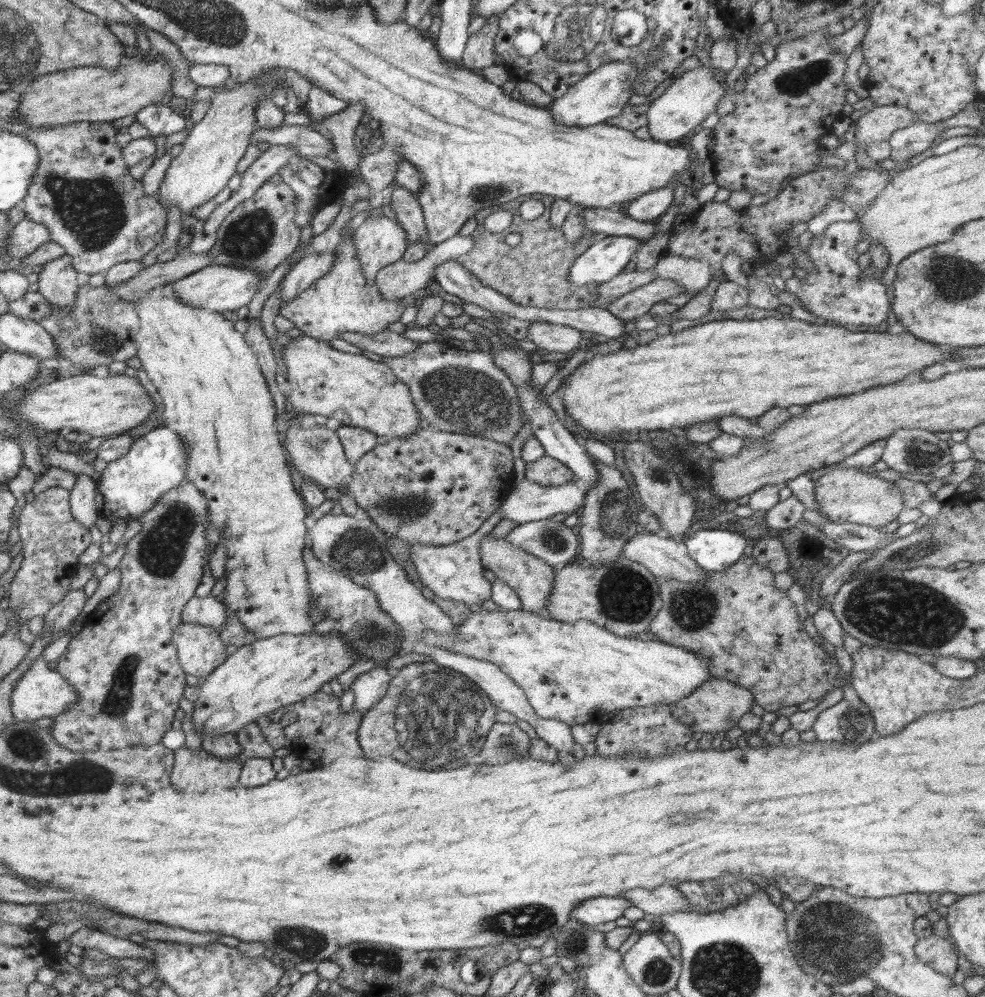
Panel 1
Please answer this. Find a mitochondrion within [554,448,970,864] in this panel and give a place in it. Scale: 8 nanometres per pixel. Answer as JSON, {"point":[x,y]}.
{"point":[886,610]}

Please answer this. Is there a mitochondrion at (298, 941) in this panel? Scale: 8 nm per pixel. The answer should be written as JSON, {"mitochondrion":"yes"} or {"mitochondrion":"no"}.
{"mitochondrion":"yes"}

